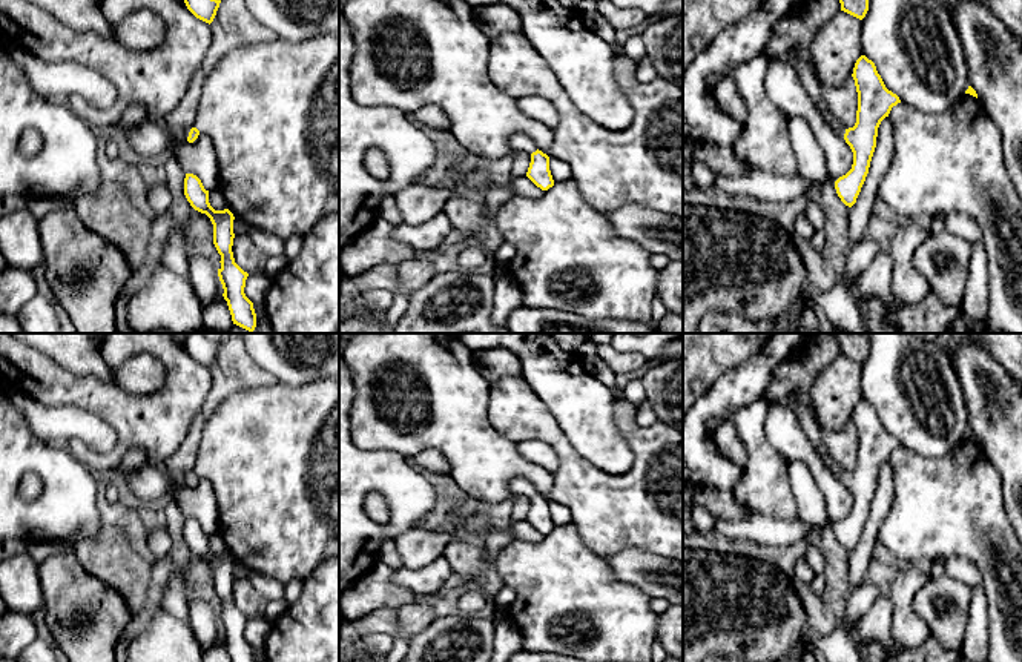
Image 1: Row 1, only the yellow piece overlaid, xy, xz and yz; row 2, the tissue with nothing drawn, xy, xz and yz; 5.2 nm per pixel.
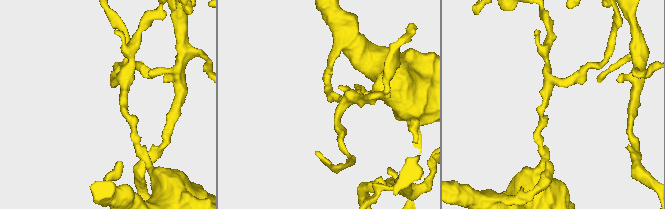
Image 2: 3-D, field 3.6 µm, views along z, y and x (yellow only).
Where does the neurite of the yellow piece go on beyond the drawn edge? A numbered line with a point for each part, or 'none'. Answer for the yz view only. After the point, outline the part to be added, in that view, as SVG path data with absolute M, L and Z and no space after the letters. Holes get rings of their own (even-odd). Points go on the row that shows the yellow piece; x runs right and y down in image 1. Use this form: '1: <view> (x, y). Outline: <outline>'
1: yz (807, 76). Outline: M796 58L793 60L792 68L796 71L803 88L806 89L807 95L812 98L813 104L819 109L824 120L839 137L844 137L847 127L824 103L823 84L818 80L813 65Z

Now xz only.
1: xz (519, 142). Outline: M514 134L509 138L509 144L513 147L513 152L526 152L532 154L537 151L536 143L525 134Z

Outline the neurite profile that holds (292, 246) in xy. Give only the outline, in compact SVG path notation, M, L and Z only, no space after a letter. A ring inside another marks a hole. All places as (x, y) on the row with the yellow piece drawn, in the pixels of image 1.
M293 235L287 240L284 240L284 257L287 261L293 260L302 249L304 244L304 237L301 235Z

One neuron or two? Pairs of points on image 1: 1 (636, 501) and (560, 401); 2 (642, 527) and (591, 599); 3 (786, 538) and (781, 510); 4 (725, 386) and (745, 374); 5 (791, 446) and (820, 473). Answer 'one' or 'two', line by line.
1: two
2: two
3: two
4: one
5: one

